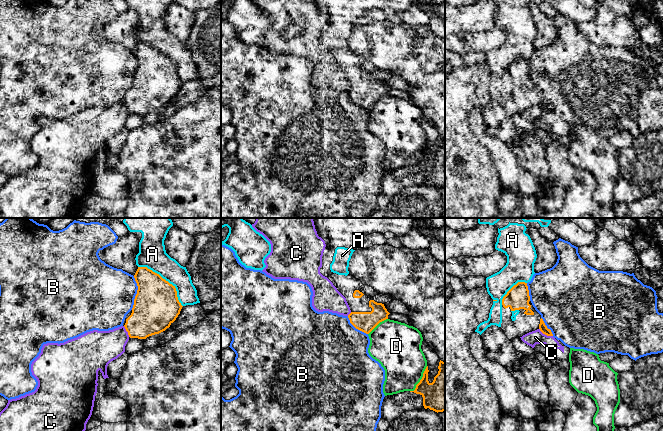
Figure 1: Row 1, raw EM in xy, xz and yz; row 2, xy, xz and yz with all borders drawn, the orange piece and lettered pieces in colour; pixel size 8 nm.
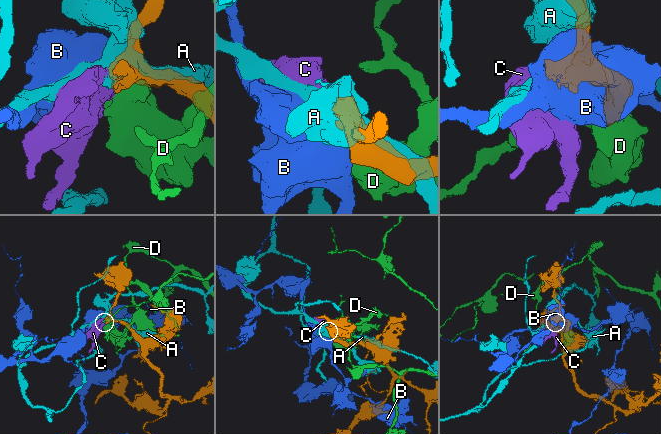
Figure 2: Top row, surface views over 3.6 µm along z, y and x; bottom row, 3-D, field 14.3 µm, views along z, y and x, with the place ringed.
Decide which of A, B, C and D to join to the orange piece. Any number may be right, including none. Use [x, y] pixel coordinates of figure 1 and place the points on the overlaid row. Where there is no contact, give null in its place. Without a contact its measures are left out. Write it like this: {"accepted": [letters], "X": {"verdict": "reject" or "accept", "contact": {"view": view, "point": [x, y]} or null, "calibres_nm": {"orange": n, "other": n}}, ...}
{"accepted": [], "A": {"verdict": "reject", "contact": {"view": "xy", "point": [165, 280]}, "calibres_nm": {"orange": 360, "other": 220}}, "B": {"verdict": "reject", "contact": {"view": "xy", "point": [137, 293]}, "calibres_nm": {"orange": 360, "other": 460}}, "C": {"verdict": "reject", "contact": {"view": "yz", "point": [545, 334]}, "calibres_nm": {"orange": 70, "other": 110}}, "D": {"verdict": "reject", "contact": {"view": "xz", "point": [420, 380]}, "calibres_nm": {"orange": 280, "other": 340}}}

